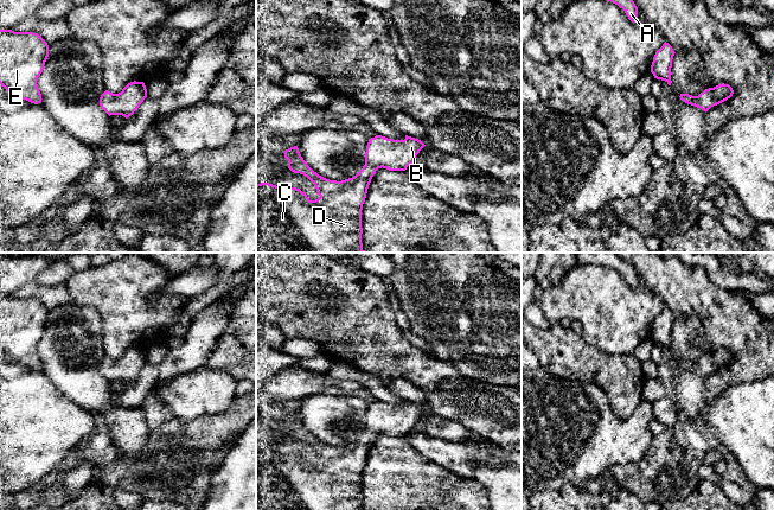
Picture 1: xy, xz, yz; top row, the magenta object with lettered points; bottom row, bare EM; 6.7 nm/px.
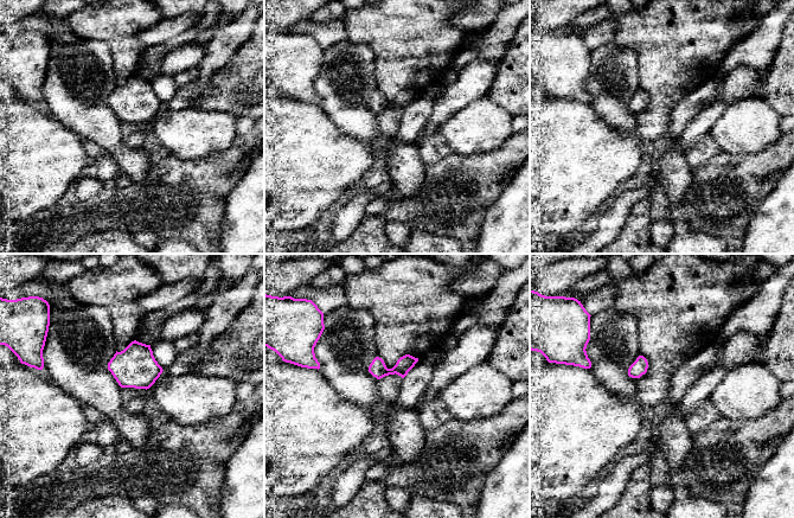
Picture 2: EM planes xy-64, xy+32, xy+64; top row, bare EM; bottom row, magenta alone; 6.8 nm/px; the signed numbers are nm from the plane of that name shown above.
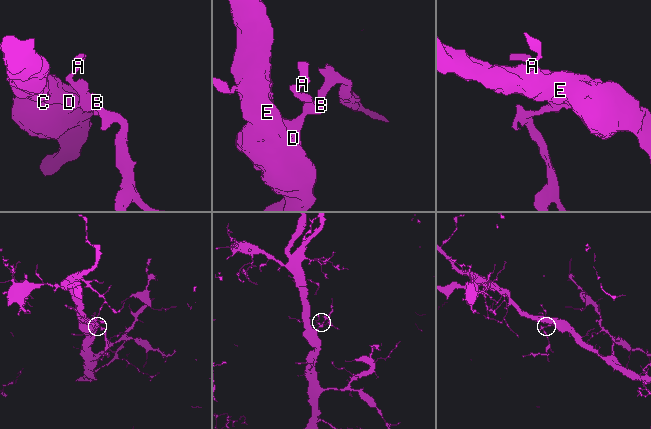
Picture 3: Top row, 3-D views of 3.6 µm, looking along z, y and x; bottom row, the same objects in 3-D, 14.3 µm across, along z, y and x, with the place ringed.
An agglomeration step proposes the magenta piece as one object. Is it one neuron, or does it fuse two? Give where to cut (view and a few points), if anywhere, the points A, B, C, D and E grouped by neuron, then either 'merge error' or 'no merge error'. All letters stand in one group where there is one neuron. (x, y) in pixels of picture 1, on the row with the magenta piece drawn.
cut none; groups A B C D E; no merge error

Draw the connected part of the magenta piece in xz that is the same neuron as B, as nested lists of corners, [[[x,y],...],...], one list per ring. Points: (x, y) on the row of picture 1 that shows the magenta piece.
[[[376,135],[369,139],[365,165],[352,178],[337,181],[314,172],[301,157],[298,146],[284,151],[288,168],[307,177],[320,196],[311,200],[296,187],[280,187],[269,183],[256,185],[256,253],[364,253],[362,243],[362,210],[371,179],[378,168],[405,171],[426,145],[405,135],[404,140]]]

